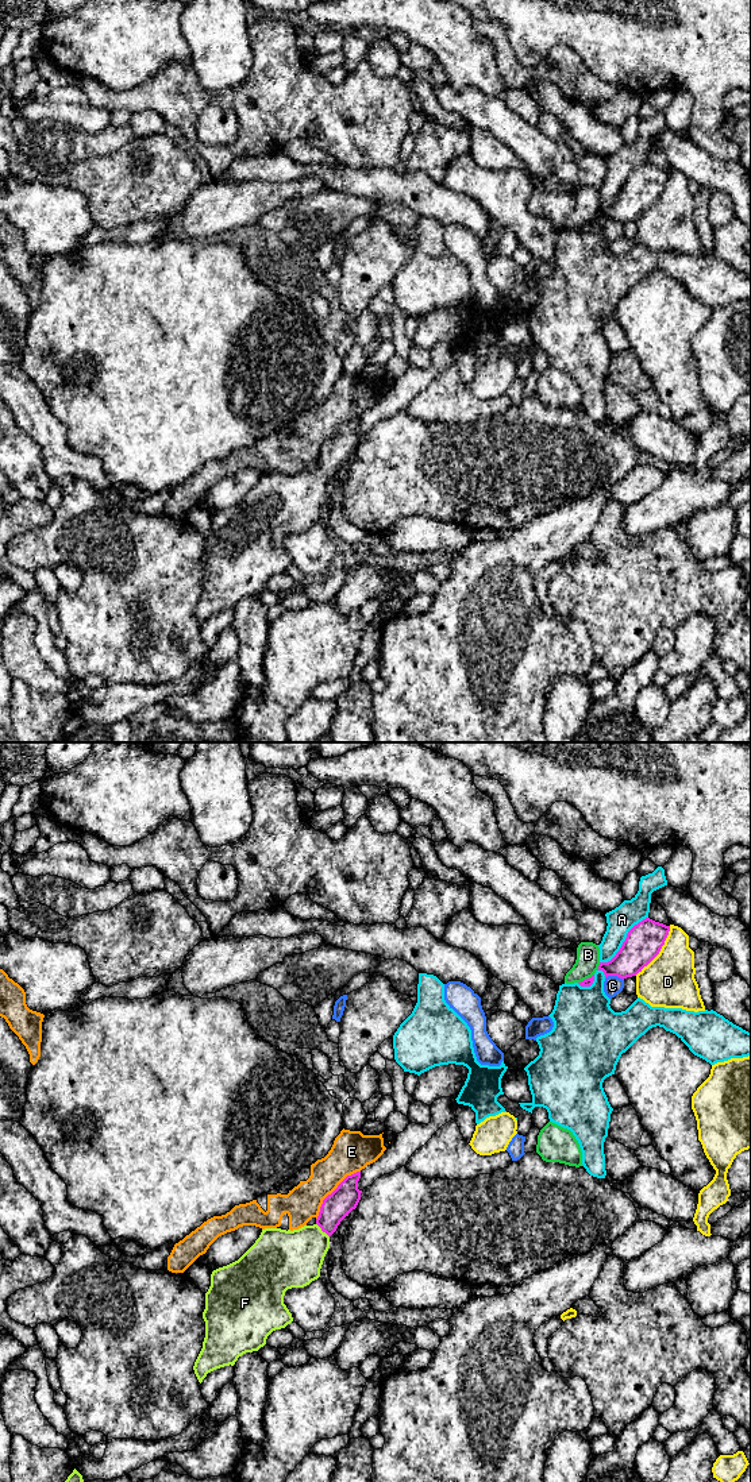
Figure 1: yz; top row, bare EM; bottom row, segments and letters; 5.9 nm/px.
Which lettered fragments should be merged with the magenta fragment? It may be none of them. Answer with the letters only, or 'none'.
F

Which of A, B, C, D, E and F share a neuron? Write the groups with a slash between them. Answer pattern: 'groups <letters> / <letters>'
groups A / B / C / D / E / F

